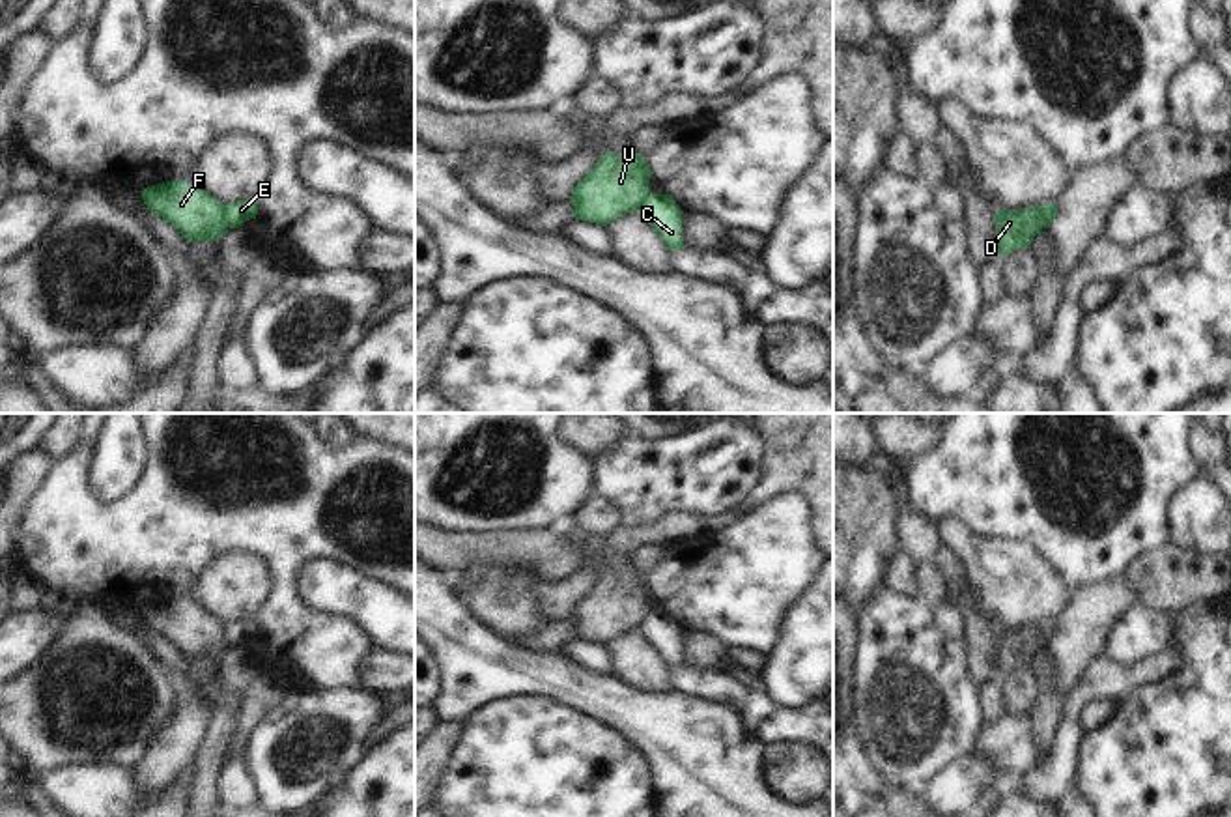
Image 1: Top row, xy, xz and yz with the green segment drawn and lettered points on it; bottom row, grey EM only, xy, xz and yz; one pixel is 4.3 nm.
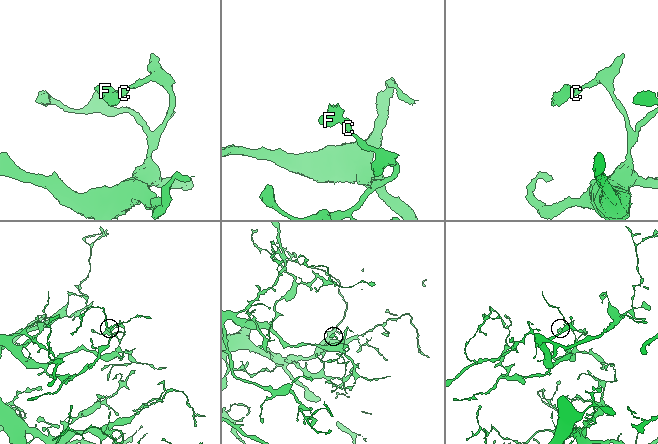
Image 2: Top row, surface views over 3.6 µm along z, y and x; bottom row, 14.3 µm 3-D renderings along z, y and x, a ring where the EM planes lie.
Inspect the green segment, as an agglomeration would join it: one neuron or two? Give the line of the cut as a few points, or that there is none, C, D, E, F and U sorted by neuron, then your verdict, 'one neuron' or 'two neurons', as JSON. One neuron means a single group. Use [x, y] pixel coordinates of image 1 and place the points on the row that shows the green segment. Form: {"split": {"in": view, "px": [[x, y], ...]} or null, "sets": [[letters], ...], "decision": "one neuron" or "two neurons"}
{"split": {"in": "xy", "px": [[223, 206], [223, 221], [228, 227]]}, "sets": [["C", "E"], ["D", "F", "U"]], "decision": "two neurons"}

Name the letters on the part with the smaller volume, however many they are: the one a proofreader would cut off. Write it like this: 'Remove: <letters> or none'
Remove: D, F, U

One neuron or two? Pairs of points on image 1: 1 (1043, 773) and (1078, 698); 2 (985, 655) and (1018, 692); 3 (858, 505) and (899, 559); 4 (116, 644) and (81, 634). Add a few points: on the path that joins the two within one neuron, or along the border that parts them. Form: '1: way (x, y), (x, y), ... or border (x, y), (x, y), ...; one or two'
1: way (1061, 754), (1071, 716); one
2: way (987, 666), (1007, 683); one
3: border (897, 546), (890, 556), (884, 586); two
4: way (107, 644), (94, 644), (90, 640); one

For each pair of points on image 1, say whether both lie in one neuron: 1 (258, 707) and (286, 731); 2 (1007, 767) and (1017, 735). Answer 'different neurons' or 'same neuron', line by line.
1: different neurons
2: same neuron

